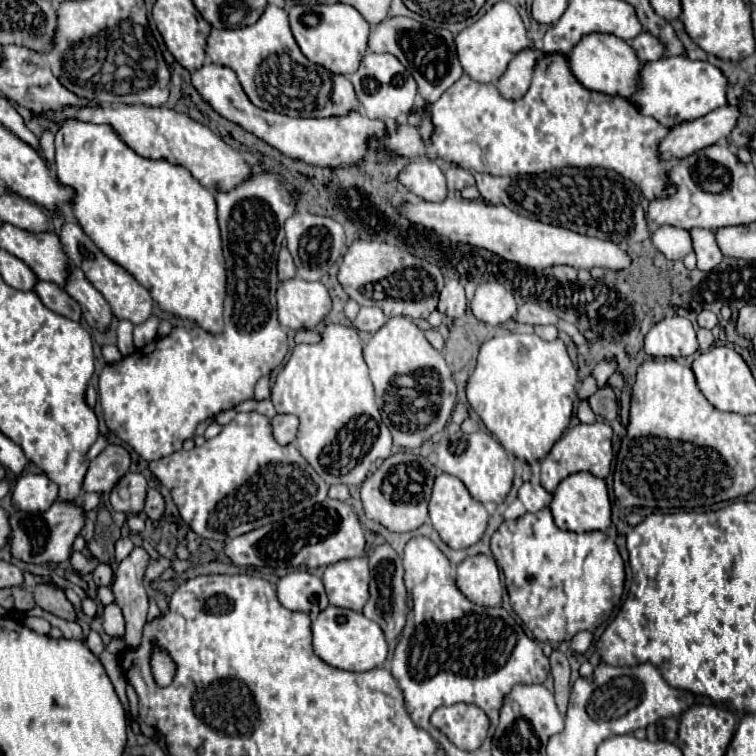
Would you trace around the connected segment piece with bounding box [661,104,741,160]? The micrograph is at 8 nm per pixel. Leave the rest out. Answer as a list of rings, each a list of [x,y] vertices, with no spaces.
[[[721,106],[713,112],[675,126],[669,136],[661,142],[661,156],[665,160],[689,156],[701,148],[713,146],[725,140],[735,128],[741,112],[739,106]]]

